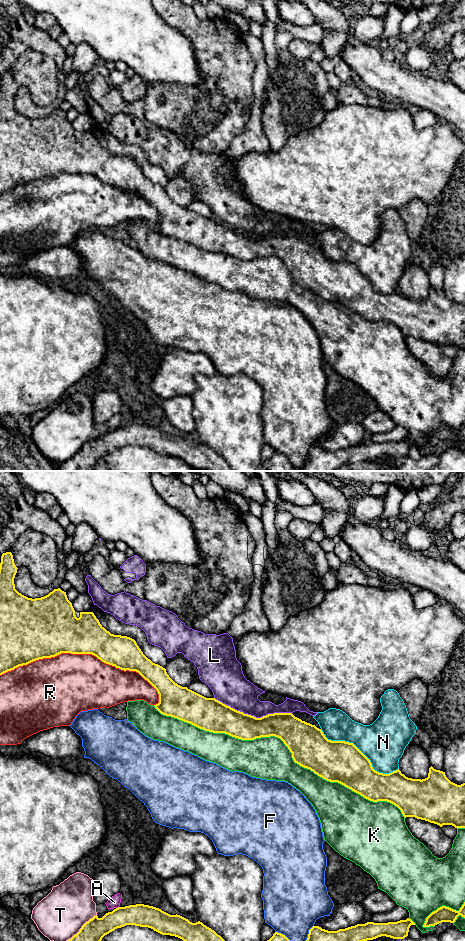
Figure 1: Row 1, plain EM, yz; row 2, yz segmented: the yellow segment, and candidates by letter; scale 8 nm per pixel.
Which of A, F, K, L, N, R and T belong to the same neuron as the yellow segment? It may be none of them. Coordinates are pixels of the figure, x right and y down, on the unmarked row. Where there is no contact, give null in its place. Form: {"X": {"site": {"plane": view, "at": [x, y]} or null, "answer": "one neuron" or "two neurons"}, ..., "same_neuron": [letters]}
{"A": {"site": {"plane": "yz", "at": [118, 427]}, "answer": "two neurons"}, "F": {"site": {"plane": "yz", "at": [298, 468]}, "answer": "two neurons"}, "K": {"site": {"plane": "yz", "at": [284, 263]}, "answer": "two neurons"}, "L": {"site": {"plane": "yz", "at": [253, 236]}, "answer": "two neurons"}, "N": {"site": {"plane": "yz", "at": [360, 271]}, "answer": "two neurons"}, "R": {"site": {"plane": "yz", "at": [84, 173]}, "answer": "two neurons"}, "T": {"site": {"plane": "yz", "at": [79, 451]}, "answer": "two neurons"}, "same_neuron": []}

